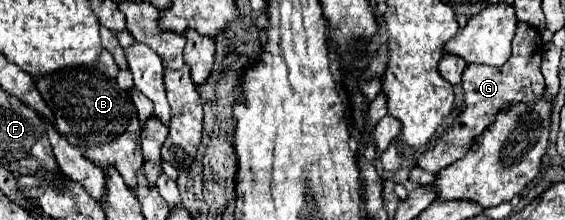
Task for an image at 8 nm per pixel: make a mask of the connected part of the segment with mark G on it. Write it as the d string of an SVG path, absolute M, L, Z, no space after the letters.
M517 23L517 31L513 39L513 53L501 67L489 67L489 65L467 65L465 67L463 81L461 81L465 95L463 95L459 117L445 131L441 151L425 151L421 155L413 155L415 163L429 173L439 173L441 169L449 167L451 163L455 163L469 151L469 145L475 141L475 137L481 135L495 121L495 115L501 109L513 103L525 103L525 105L537 103L545 87L543 75L541 75L541 59L543 59L541 33L529 23Z

